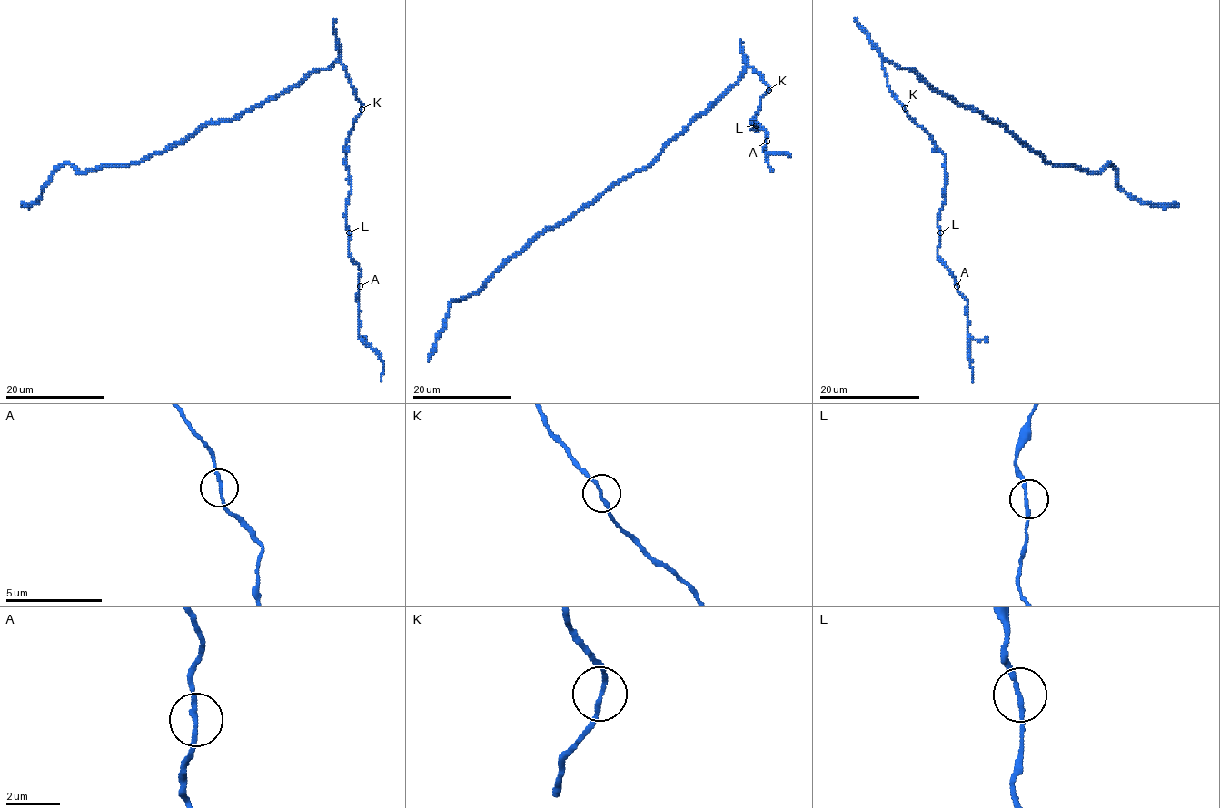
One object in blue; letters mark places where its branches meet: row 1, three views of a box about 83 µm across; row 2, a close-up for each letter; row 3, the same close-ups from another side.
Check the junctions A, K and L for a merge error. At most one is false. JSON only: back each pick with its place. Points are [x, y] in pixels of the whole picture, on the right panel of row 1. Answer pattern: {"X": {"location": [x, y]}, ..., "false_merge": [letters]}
{"false_merge": []}

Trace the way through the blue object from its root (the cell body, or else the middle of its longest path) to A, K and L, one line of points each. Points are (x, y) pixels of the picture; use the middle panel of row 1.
A: (711, 106), (748, 67), (758, 72), (768, 89), (751, 130), (758, 129), (754, 122), (768, 133), (766, 142)
K: (711, 106), (748, 67), (761, 75), (768, 90)
L: (711, 106), (751, 67), (768, 86), (751, 130), (758, 129), (752, 126), (754, 122), (756, 125)

